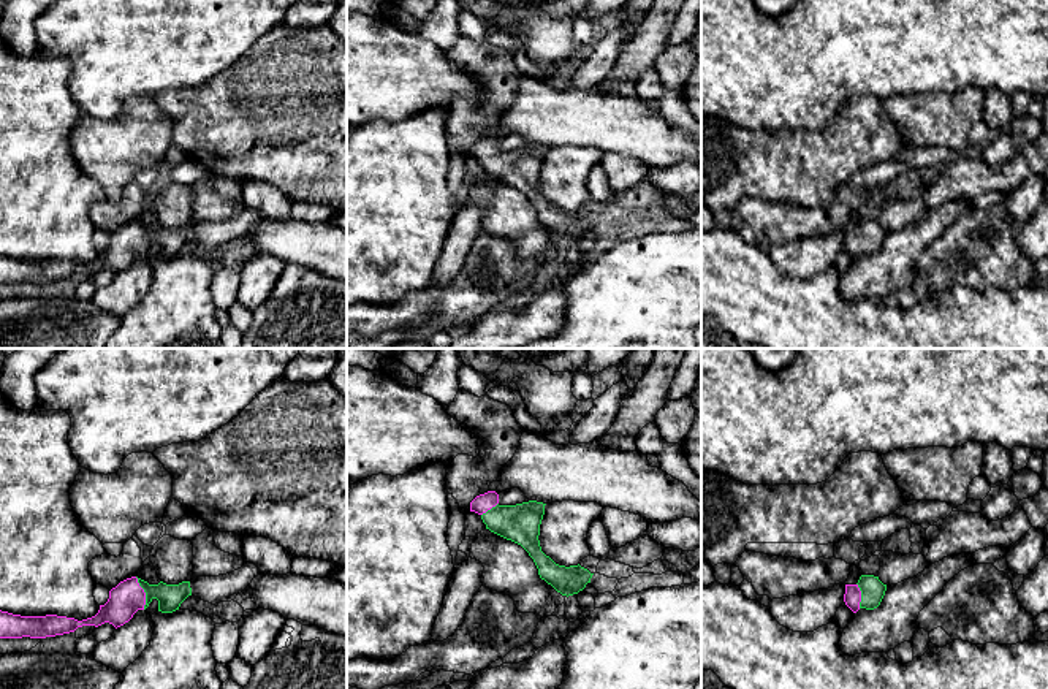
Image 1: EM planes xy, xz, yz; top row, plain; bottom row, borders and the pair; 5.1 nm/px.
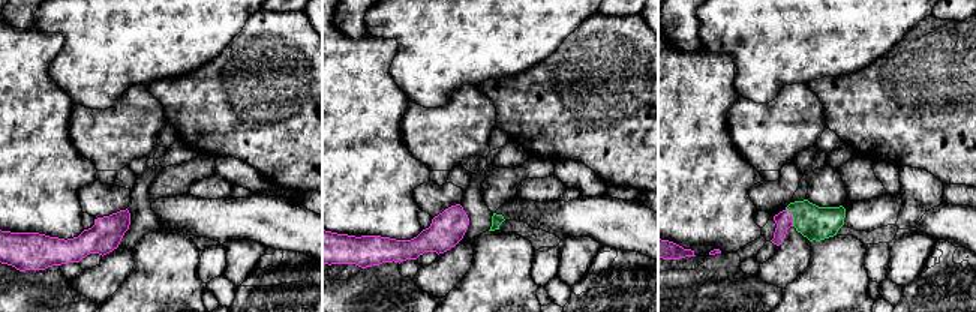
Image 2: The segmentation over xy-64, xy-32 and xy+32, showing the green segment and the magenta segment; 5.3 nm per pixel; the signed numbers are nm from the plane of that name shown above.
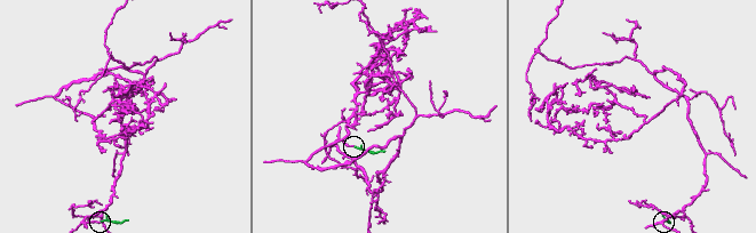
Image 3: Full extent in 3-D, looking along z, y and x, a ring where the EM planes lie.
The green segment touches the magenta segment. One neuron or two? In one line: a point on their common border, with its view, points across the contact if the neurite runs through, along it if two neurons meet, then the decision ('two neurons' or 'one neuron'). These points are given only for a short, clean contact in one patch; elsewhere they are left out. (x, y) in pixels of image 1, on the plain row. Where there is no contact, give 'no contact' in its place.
xy (144, 236) | across xy (170, 243), (162, 236), (144, 236), (127, 243) | one neuron

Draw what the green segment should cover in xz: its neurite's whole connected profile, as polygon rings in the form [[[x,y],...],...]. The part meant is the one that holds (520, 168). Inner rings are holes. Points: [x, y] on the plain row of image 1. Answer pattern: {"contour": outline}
{"contour": [[[488,136],[470,147],[470,157],[478,158],[491,177],[521,190],[533,204],[540,223],[568,242],[583,236],[594,219],[579,209],[559,211],[541,196],[538,181],[545,150],[537,146],[500,150],[499,139]]]}

